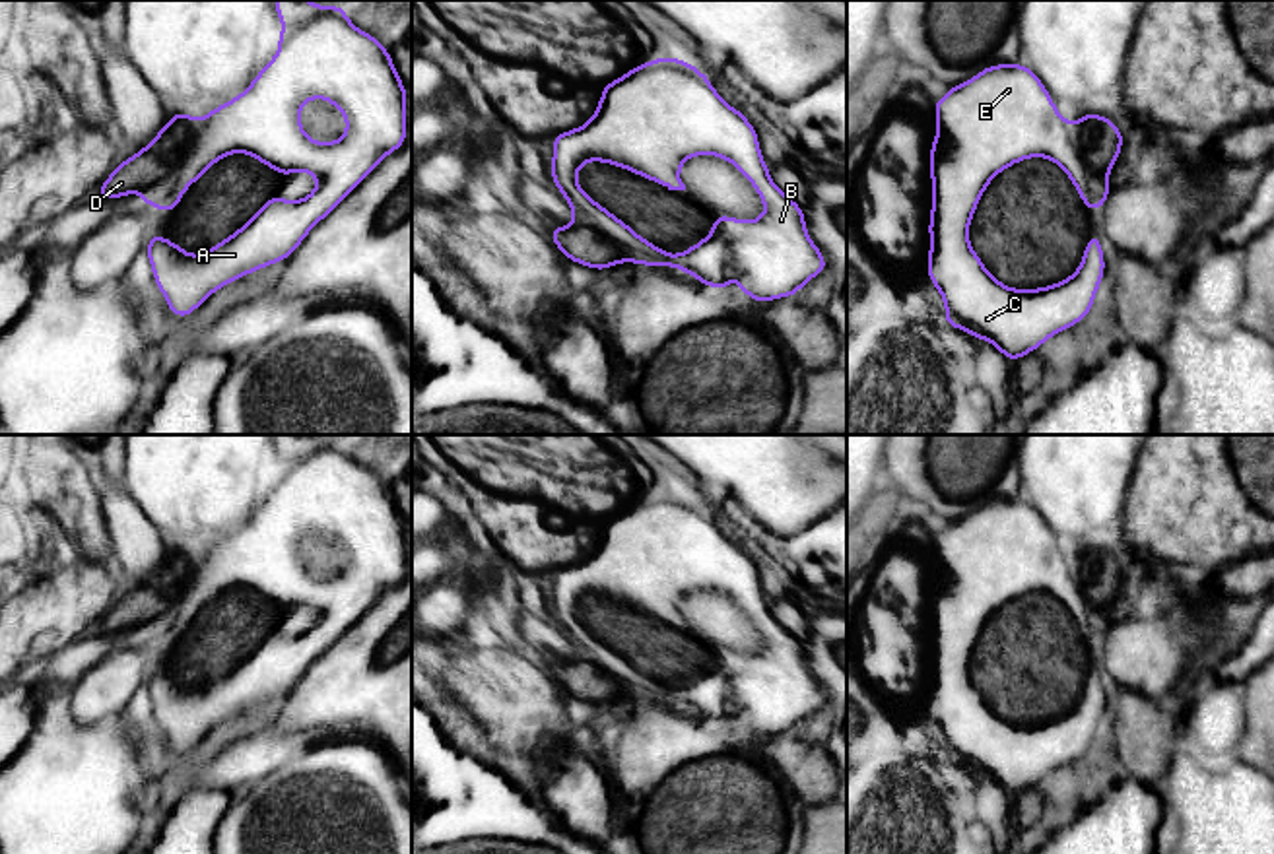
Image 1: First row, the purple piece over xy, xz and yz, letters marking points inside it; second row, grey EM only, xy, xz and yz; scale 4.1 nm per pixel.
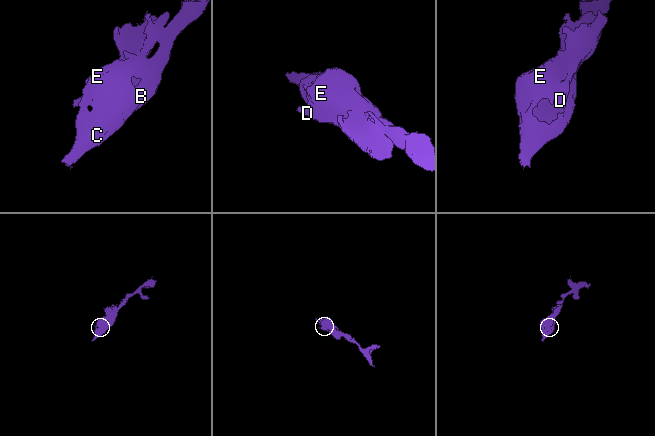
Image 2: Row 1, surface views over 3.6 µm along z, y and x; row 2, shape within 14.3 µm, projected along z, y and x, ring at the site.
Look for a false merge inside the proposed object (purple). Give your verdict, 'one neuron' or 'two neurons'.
two neurons

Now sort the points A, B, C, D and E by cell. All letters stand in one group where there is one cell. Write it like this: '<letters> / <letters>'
A B C E / D

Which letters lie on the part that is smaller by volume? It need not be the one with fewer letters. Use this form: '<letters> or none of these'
D

